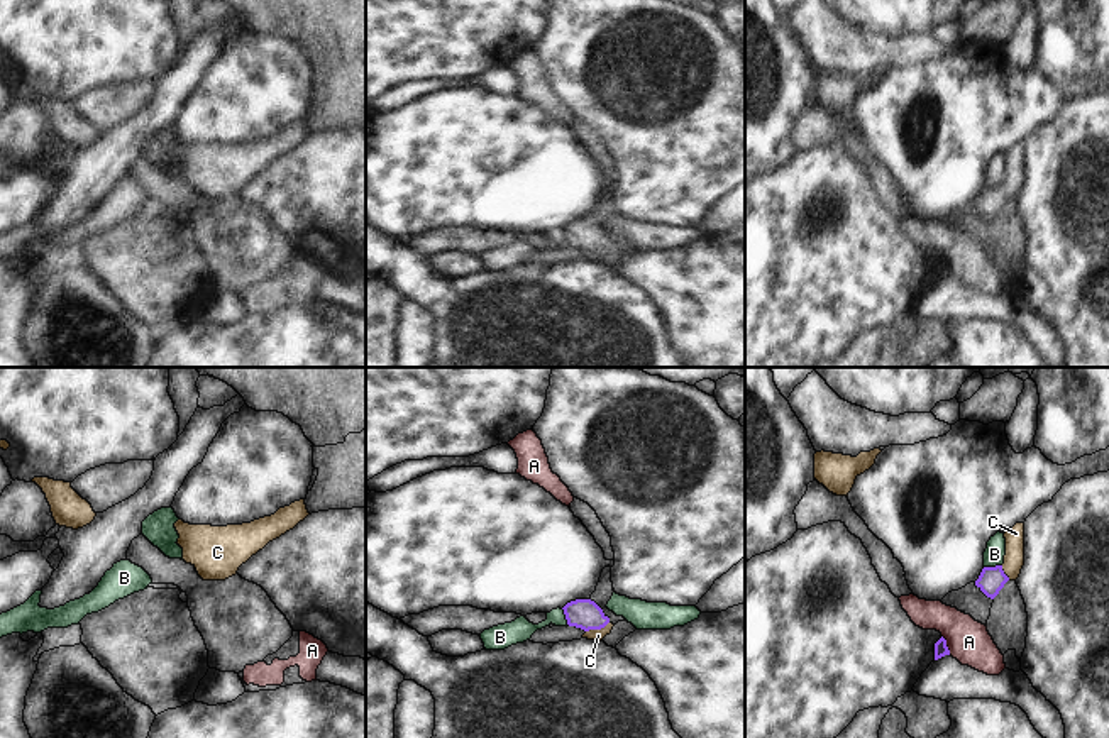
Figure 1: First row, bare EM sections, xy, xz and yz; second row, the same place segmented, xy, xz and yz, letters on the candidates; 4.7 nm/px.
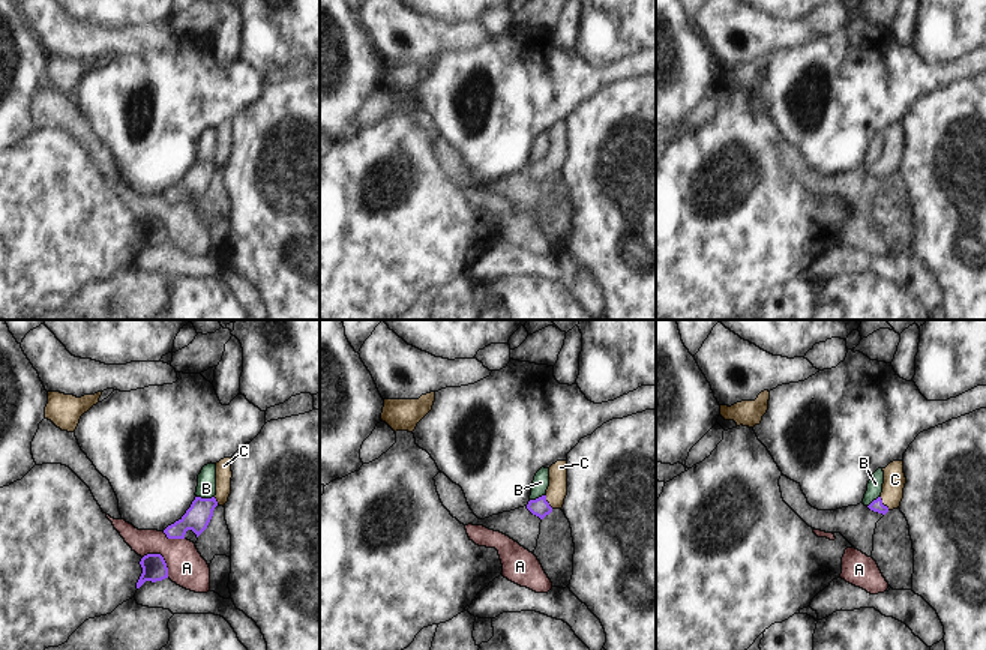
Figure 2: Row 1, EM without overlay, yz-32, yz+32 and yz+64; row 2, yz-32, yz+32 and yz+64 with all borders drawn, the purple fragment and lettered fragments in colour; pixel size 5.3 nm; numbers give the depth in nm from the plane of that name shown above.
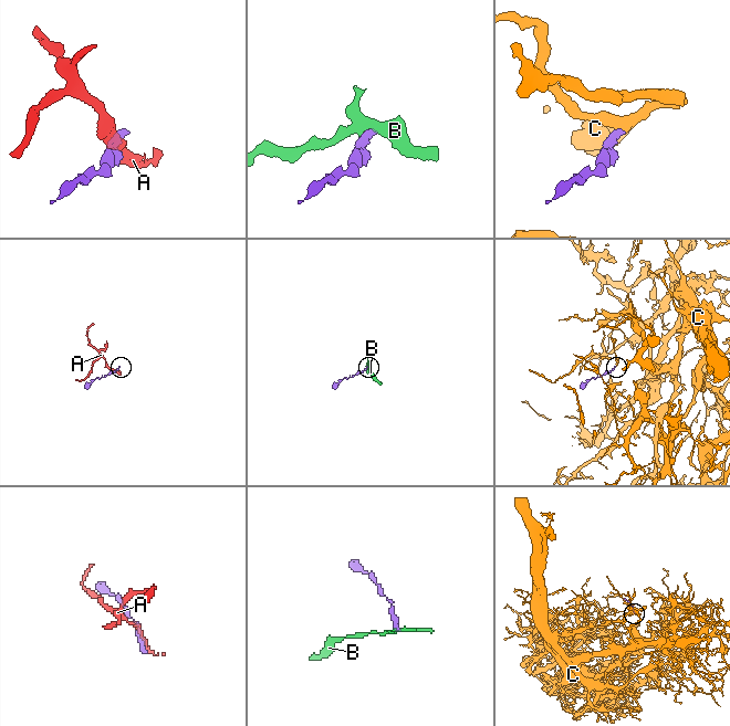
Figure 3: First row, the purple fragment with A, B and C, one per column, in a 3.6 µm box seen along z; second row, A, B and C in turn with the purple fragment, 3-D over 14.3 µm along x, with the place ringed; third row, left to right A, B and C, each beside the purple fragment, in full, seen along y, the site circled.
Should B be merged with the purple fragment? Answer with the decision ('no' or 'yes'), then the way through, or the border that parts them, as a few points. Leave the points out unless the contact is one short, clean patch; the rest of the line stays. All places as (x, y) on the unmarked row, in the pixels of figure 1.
no; border along yz (1001, 185), (984, 188)

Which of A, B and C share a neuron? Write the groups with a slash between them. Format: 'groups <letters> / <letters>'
groups A / B / C

